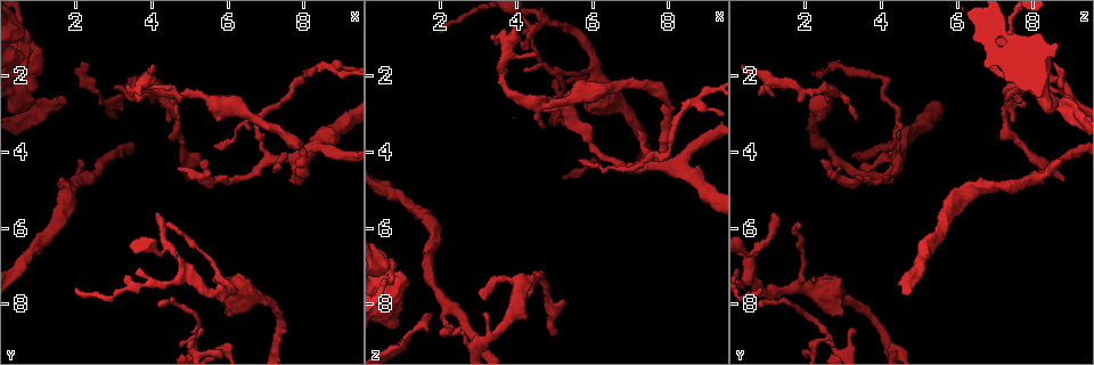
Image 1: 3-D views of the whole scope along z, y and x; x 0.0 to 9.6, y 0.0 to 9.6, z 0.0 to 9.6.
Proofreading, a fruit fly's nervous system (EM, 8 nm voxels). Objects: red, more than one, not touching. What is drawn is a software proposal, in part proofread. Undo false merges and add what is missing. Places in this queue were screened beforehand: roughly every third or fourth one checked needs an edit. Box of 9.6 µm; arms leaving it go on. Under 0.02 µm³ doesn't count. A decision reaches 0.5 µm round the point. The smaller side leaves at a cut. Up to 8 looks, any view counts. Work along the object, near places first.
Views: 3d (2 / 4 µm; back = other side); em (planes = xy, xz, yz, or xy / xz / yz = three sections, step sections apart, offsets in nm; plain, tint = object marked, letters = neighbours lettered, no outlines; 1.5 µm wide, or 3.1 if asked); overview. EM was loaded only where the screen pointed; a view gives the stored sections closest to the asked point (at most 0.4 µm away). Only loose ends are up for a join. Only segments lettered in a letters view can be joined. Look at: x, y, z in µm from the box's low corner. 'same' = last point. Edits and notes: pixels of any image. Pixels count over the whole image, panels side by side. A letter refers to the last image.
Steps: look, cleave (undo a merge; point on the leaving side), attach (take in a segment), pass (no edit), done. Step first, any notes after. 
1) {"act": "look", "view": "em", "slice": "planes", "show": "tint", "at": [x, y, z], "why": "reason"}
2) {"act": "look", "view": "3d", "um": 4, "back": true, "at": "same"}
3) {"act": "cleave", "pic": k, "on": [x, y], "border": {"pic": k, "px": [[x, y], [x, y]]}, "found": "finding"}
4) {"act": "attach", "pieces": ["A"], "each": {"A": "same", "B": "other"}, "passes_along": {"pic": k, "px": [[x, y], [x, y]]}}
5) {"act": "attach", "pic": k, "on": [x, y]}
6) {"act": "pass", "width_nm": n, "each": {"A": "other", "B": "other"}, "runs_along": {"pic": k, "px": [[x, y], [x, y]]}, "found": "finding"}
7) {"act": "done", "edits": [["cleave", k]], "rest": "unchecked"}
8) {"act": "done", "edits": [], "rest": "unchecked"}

{"act": "look", "view": "3d", "um": 4, "at": [0.65, 1.20, 7.40], "why": "thin neck"}

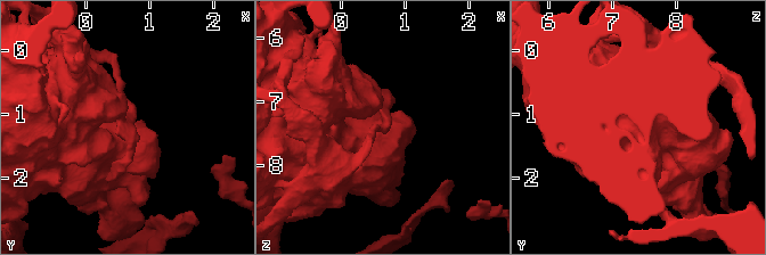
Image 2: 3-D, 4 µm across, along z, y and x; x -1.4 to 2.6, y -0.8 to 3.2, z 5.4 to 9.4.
{"act": "look", "view": "em", "slice": "planes", "show": "tint", "at": [0.60, 1.15, 7.35], "why": "need the tissue"}

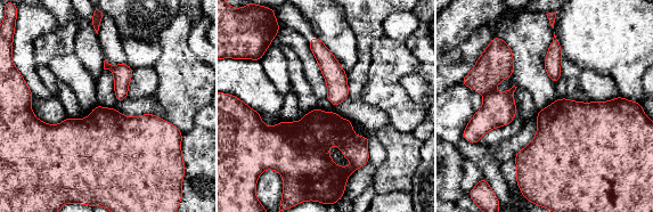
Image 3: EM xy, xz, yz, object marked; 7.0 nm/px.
{"act": "look", "view": "em", "slice": "planes", "show": "letters", "at": "same"}

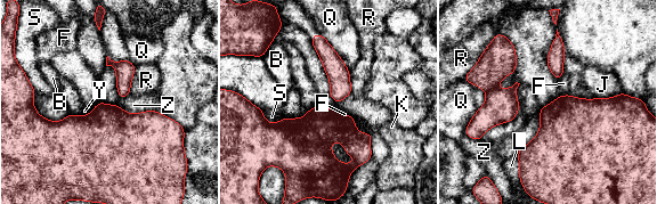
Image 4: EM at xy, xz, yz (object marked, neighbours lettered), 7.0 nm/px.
{"act": "cleave", "pic": 4, "on": [501, 106], "each": {"B": "other", "F": "other", "J": "other", "K": "other", "L": "other", "Q": "other", "R": "other", "S": "other", "Y": "other", "Z": "other"}, "part_leaving": {"pic": 4, "px": [[318, 37], [338, 73], [338, 98]]}, "found": "two neurons meet here"}

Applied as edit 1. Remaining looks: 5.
{"act": "look", "view": "em", "slice": "planes", "show": "letters", "at": [4.50, 6.55, 0.70], "why": "calibre changes"}

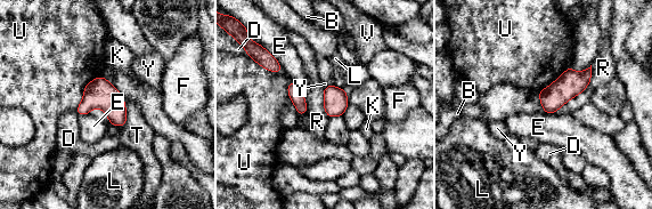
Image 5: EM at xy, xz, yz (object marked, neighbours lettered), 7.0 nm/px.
{"act": "pass", "width_nm": 170, "each": {"B": "other", "D": "other", "E": "other", "F": "other", "K": "other", "L": "other", "R": "other", "T": "other", "U": "other", "V": "other", "Y": "other"}, "border": {"pic": 5, "px": [[592, 65], [589, 83], [555, 112]]}, "found": "one neuron here"}

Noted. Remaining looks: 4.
{"act": "done", "edits": [["cleave", 4]], "rest": "unchecked"}

